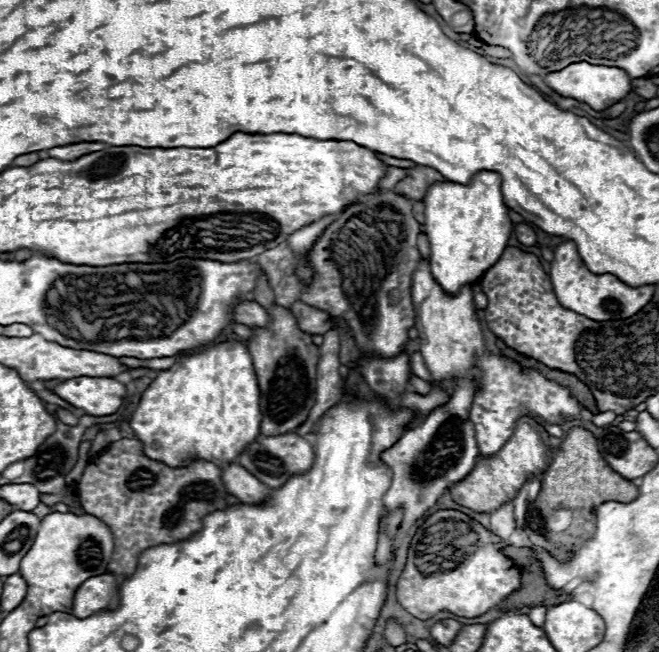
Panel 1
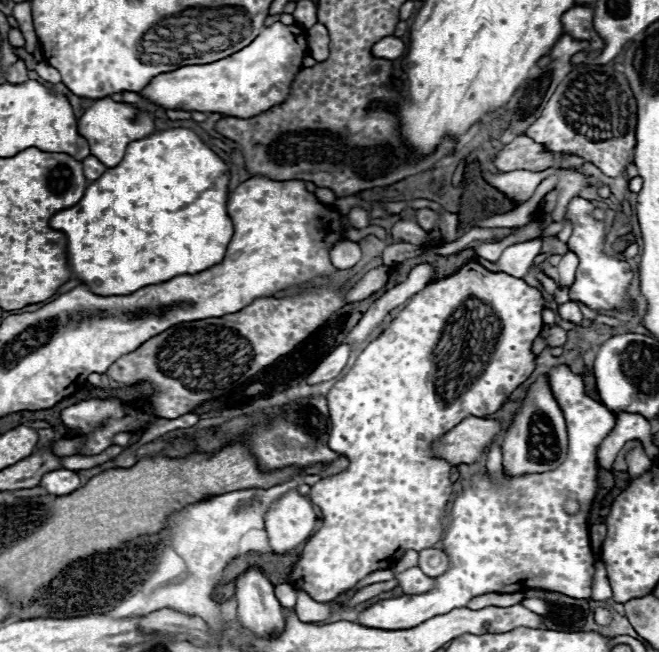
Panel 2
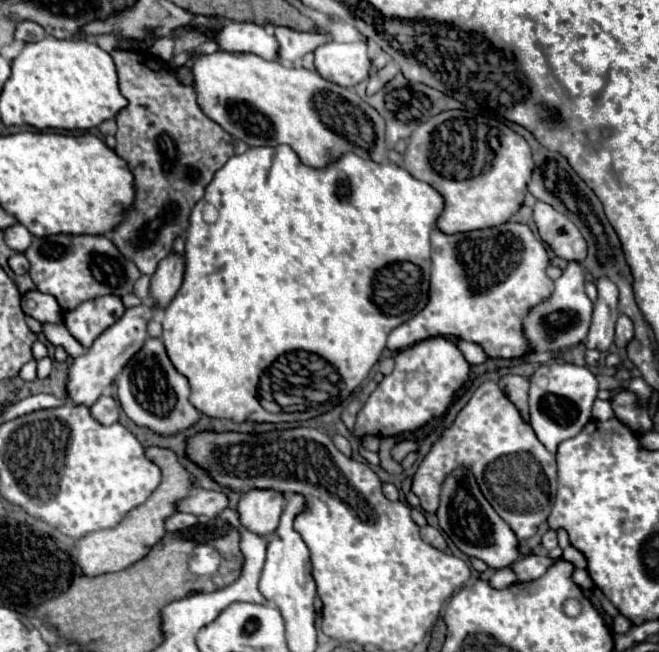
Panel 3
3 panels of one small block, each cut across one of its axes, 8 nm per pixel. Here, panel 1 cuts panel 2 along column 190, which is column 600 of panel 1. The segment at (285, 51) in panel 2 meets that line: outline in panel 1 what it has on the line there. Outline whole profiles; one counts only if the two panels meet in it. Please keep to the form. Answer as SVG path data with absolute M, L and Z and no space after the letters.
M576 62L576 64L570 64L570 66L558 70L558 72L550 72L550 74L544 76L544 82L554 92L558 92L560 96L584 102L592 110L598 110L598 112L610 108L616 102L620 102L632 90L632 84L630 84L632 80L622 68L616 68L616 66L594 66L594 64L588 64L588 62Z

